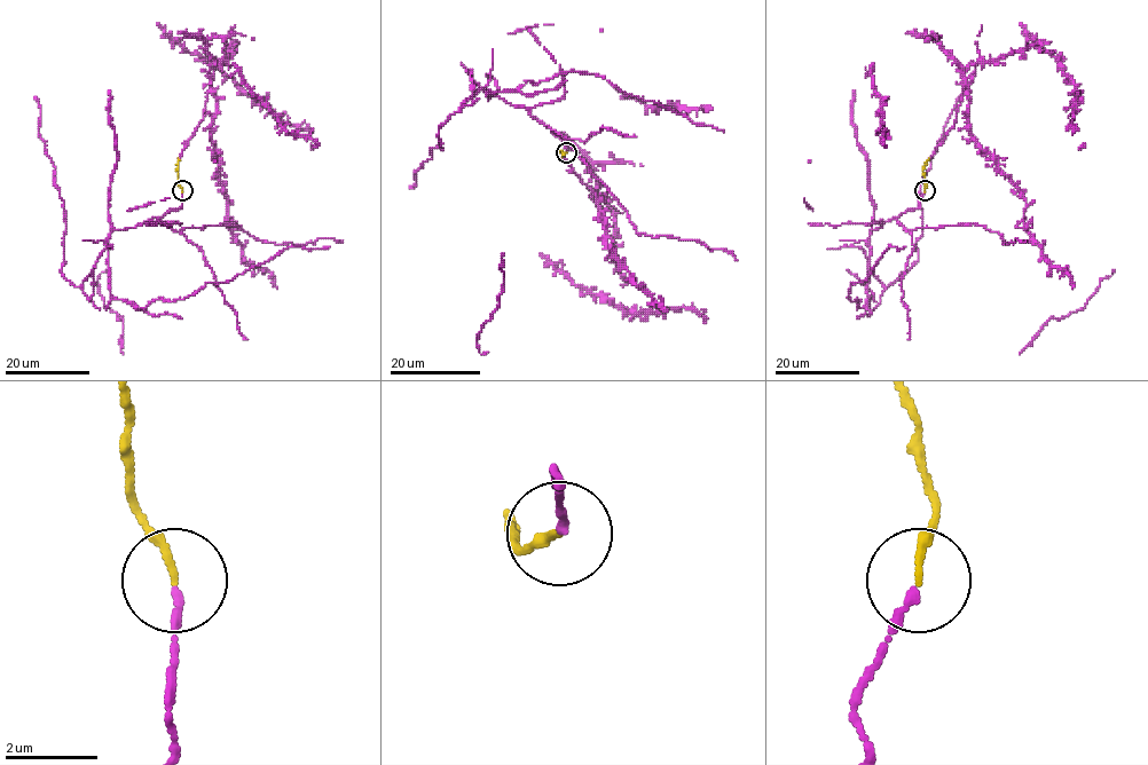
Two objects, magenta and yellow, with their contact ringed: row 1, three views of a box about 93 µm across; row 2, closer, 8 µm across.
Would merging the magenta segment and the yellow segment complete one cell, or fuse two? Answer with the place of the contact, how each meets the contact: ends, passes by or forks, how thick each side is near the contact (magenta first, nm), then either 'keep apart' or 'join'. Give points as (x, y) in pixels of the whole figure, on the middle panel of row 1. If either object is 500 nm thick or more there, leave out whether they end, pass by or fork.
place (566, 152); magenta ends; yellow ends; calibres 180 and 150 nm; join

